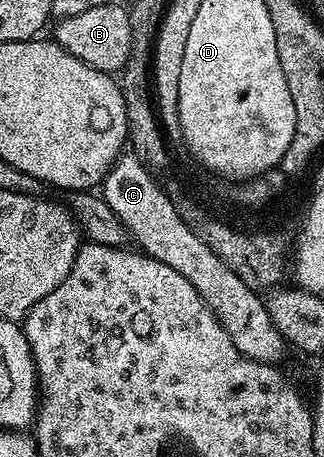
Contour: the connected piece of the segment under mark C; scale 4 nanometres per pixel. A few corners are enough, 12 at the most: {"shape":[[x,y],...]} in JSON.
{"shape":[[138,157],[102,195],[135,247],[178,270],[242,355],[281,363],[261,293],[182,222]]}

